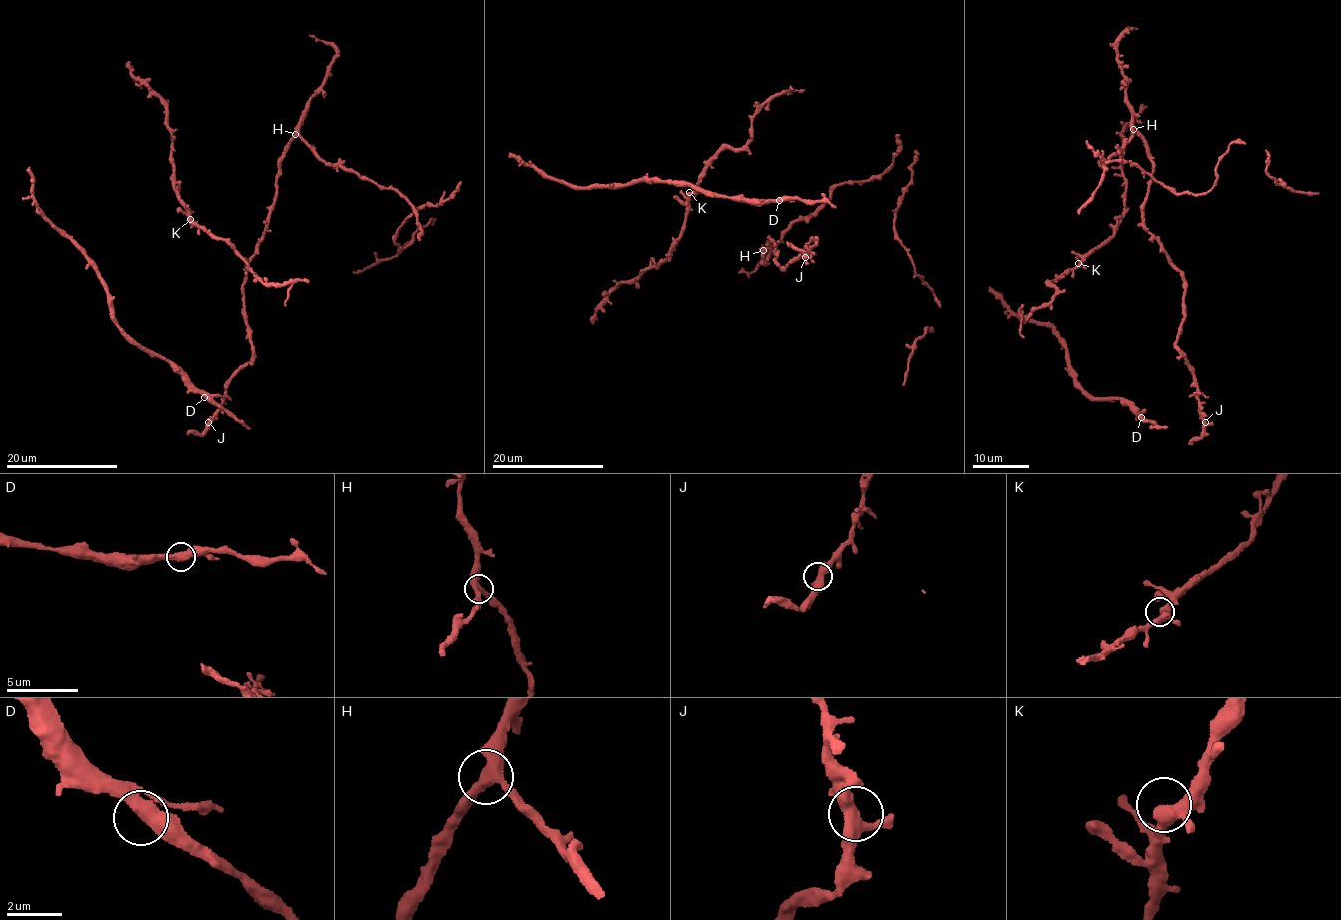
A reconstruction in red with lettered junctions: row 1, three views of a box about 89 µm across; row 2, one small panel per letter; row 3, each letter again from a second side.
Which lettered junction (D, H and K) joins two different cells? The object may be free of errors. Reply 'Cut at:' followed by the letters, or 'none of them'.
Cut at: none of them

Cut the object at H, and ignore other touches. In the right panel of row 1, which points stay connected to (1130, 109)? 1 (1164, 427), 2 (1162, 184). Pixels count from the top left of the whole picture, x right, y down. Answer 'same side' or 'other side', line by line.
1: same side
2: same side

